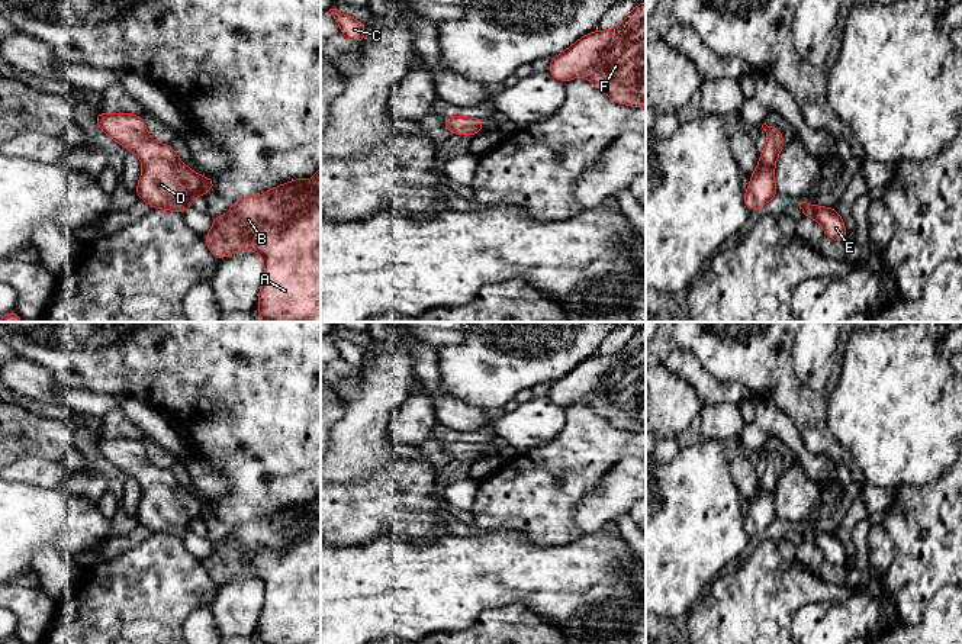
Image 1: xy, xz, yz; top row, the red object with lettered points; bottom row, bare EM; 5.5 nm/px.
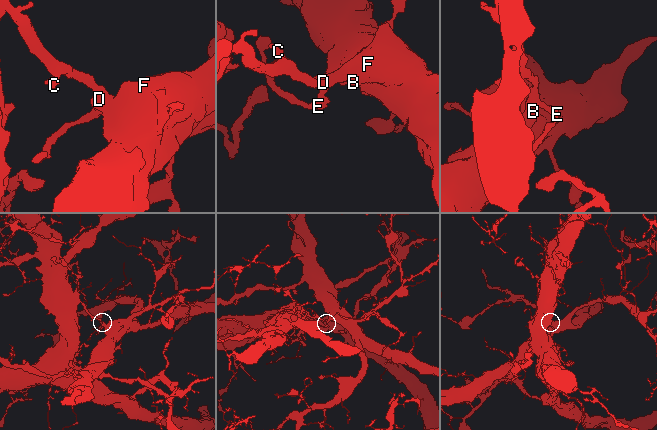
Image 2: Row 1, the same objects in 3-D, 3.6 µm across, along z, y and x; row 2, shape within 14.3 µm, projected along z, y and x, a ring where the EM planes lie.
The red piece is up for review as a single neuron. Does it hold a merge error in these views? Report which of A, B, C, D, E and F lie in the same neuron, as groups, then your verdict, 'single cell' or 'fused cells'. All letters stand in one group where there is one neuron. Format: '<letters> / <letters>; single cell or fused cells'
A B D E F / C; fused cells

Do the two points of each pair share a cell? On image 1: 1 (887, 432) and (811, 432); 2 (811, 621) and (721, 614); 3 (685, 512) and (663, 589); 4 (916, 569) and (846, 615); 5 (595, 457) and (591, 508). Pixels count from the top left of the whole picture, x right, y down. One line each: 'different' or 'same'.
1: different
2: different
3: same
4: different
5: different

